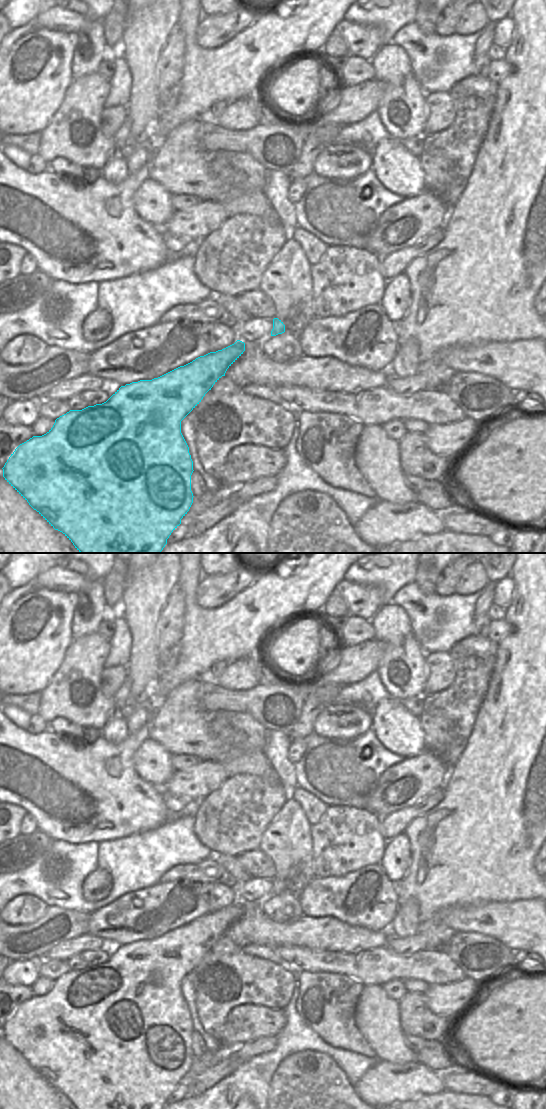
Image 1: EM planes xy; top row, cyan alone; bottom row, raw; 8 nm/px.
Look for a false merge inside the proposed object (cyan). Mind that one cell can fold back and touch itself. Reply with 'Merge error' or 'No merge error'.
Merge error.

